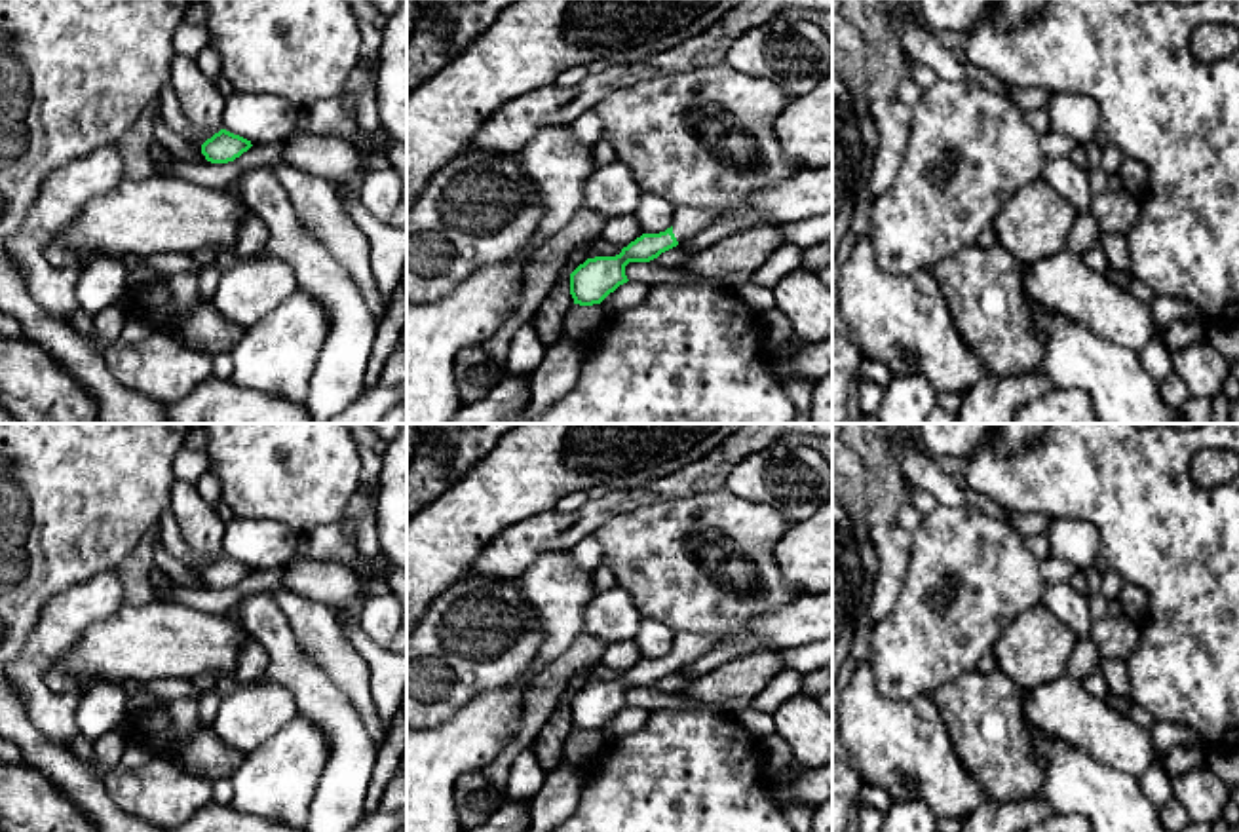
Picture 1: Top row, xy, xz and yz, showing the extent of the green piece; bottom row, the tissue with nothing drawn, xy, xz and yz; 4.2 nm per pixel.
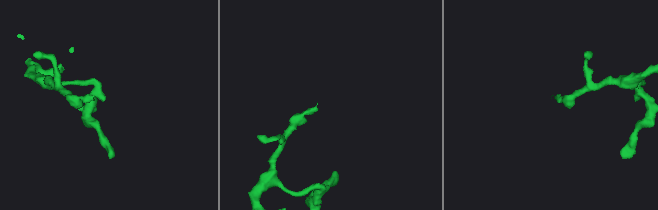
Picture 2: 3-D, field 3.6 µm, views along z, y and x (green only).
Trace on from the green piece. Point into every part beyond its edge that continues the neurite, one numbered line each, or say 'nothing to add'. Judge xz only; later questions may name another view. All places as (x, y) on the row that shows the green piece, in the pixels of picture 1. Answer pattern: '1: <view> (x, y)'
1: xz (808, 194)

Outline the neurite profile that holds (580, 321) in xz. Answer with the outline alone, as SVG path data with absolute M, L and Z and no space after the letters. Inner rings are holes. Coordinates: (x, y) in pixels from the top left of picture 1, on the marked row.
M572 304L564 317L564 340L581 344L591 332L599 331L604 321L600 304L580 306Z

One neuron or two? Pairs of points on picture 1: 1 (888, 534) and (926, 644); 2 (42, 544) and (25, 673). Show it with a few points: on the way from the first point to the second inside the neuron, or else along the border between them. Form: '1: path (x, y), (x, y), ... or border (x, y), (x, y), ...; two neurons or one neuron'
1: border (913, 536), (903, 587), (895, 606), (882, 620); two neurons
2: border (56, 593), (46, 601), (19, 654); two neurons

